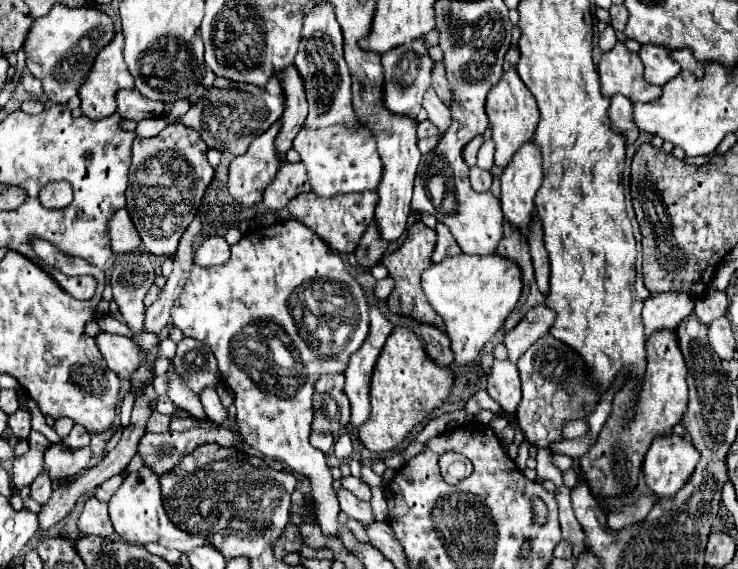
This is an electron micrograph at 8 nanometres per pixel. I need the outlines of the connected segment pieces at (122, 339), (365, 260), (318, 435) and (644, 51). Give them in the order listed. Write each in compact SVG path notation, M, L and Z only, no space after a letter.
M100 332L94 340L106 364L118 374L118 378L130 380L130 374L138 368L138 346L134 340L130 336L110 332Z
M372 222L372 226L364 232L362 240L358 242L358 246L354 250L354 256L356 256L360 266L372 268L380 262L382 254L386 252L386 246L388 244L384 240L378 240L378 232L374 232L374 222Z
M310 432L310 444L322 452L328 452L334 444L334 436L330 432Z
M646 44L640 48L638 52L642 64L644 64L644 78L648 84L666 84L670 82L678 72L678 64L674 64L670 58L668 58L668 50L662 48L662 46L656 46L656 44Z

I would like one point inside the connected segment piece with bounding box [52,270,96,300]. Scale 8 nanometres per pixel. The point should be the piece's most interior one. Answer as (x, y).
(82, 287)

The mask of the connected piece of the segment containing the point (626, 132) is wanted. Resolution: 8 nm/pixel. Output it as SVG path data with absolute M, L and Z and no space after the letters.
M618 94L612 98L610 108L608 108L610 126L614 128L614 132L622 134L628 144L634 144L638 138L638 128L634 128L634 124L630 124L630 112L632 112L632 102L626 100L626 96Z

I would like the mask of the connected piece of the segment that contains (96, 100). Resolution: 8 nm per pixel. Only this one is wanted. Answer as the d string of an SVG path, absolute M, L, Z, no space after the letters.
M118 32L118 36L114 38L114 44L102 48L102 52L98 52L98 58L94 60L94 66L90 70L90 74L86 76L84 84L78 90L78 96L82 100L82 116L90 118L90 120L102 120L108 118L116 112L116 92L122 88L134 88L134 80L124 64L122 58L122 34Z

